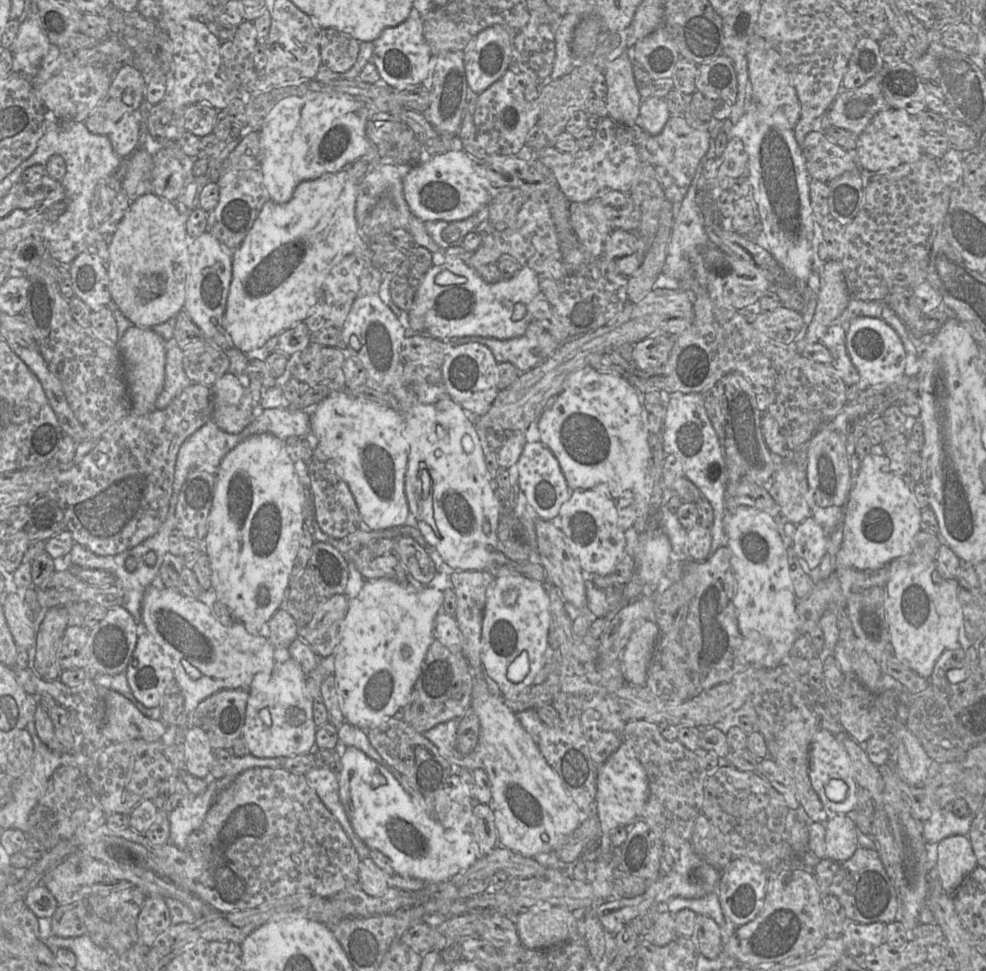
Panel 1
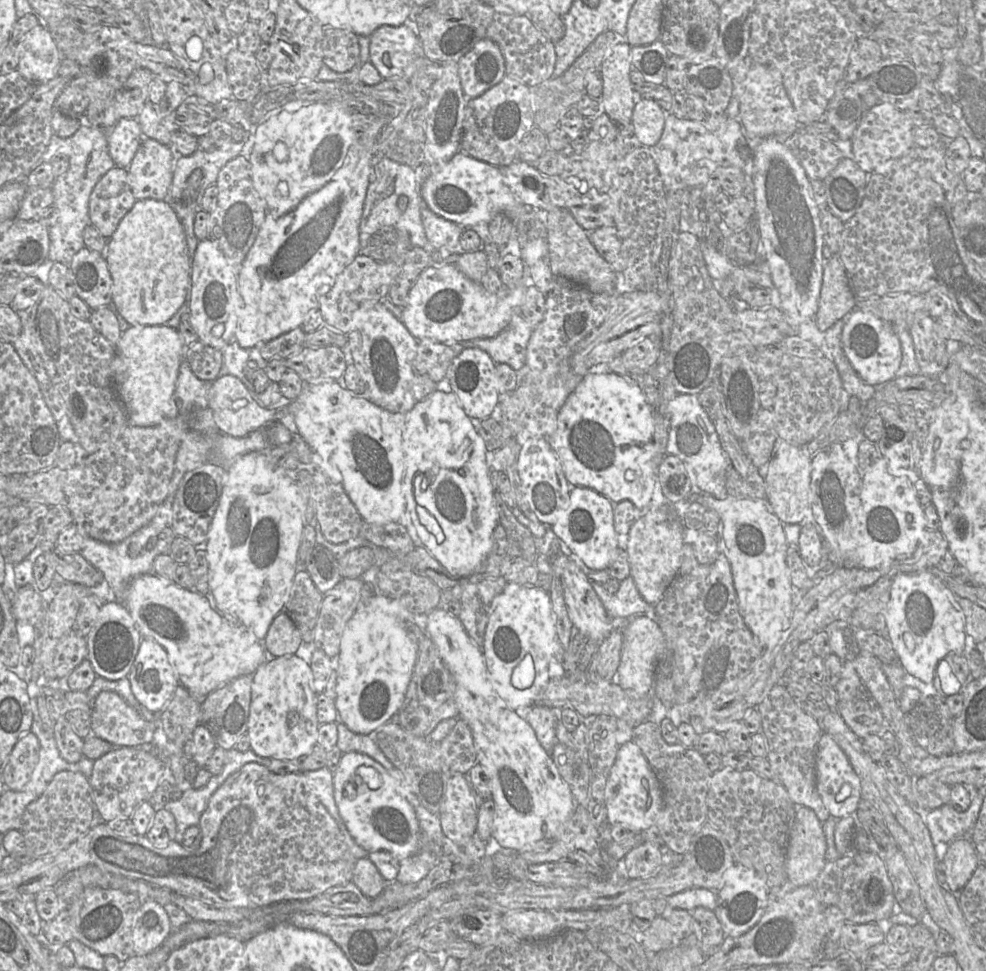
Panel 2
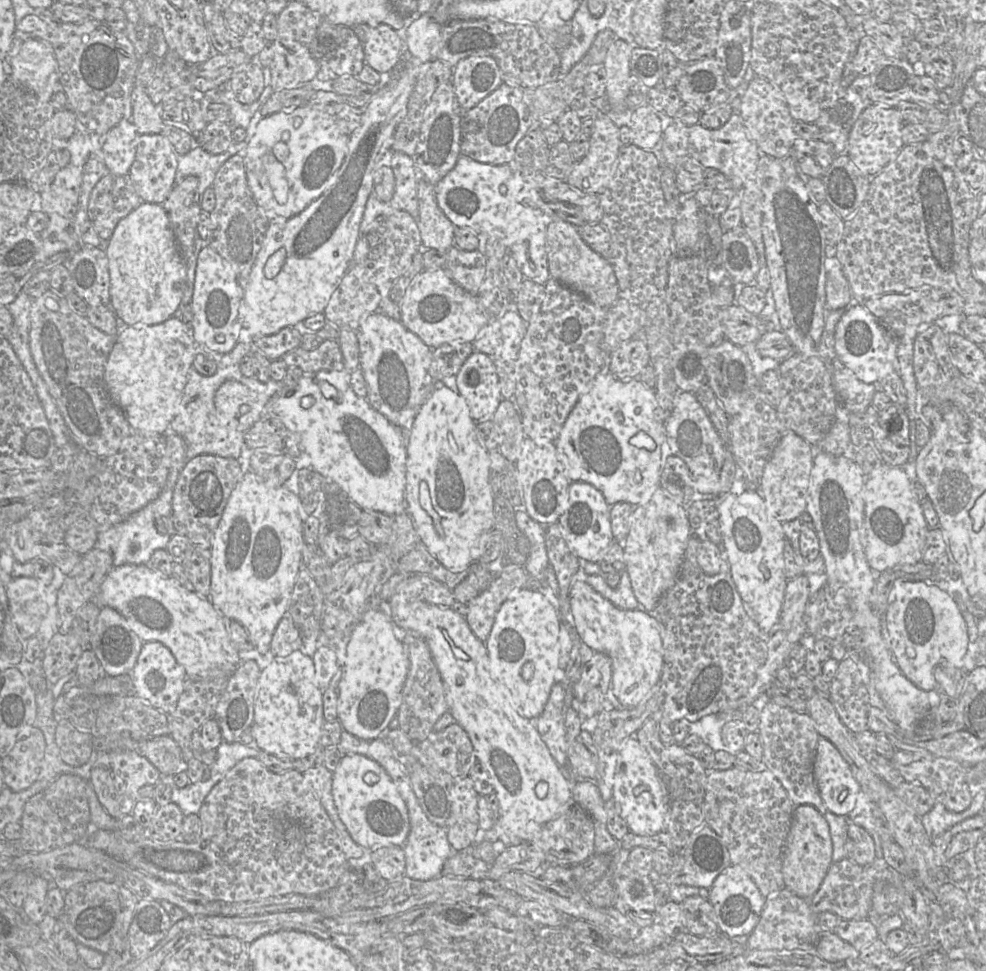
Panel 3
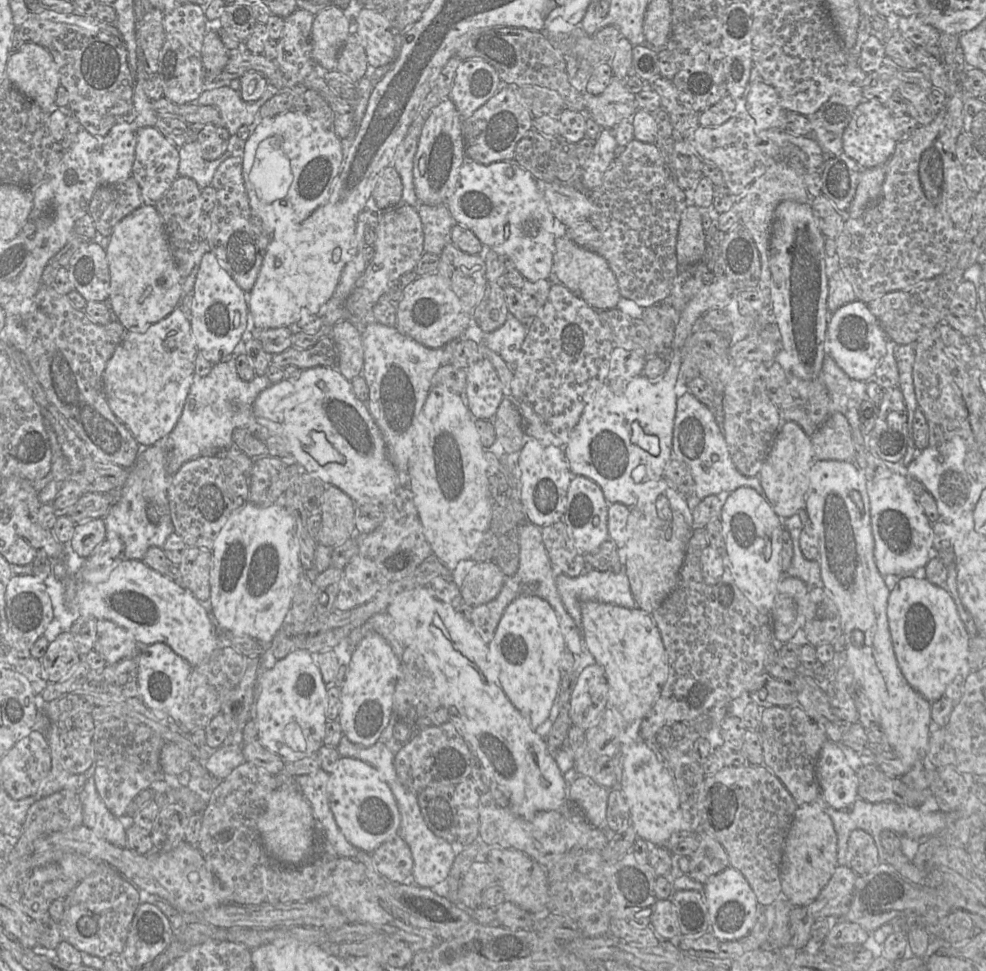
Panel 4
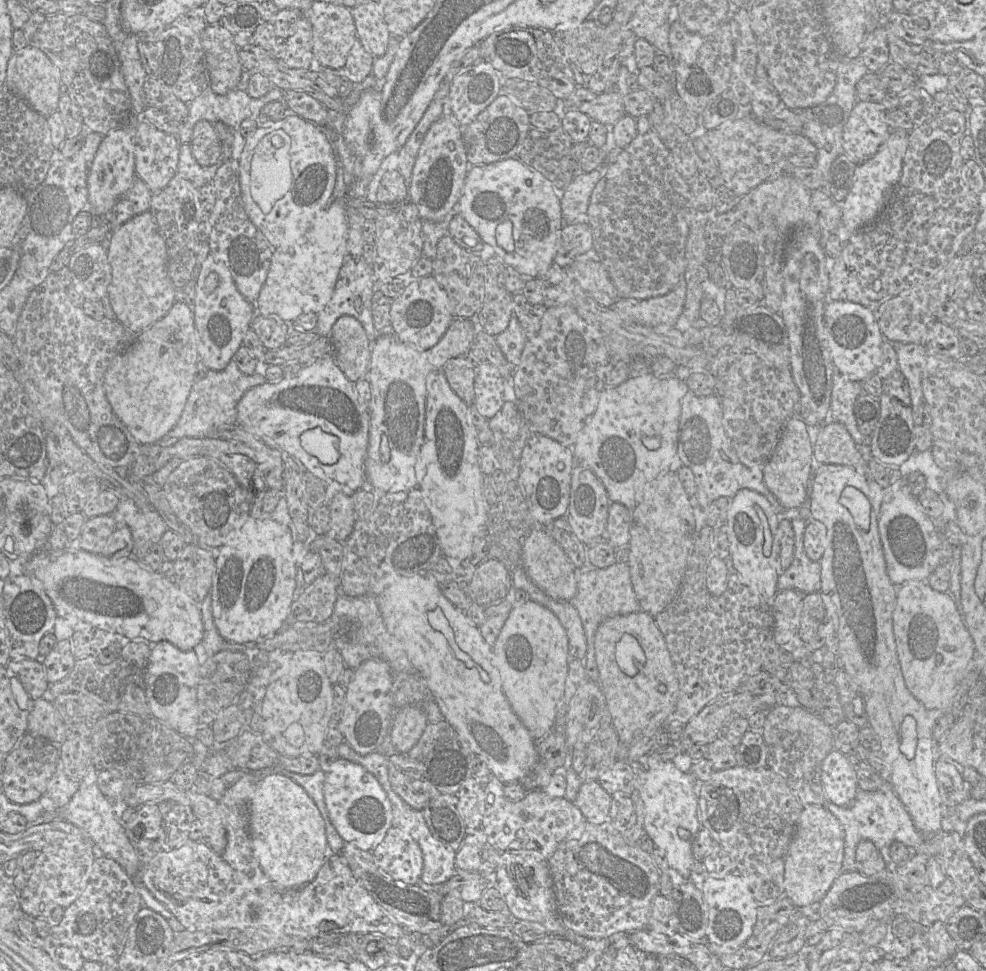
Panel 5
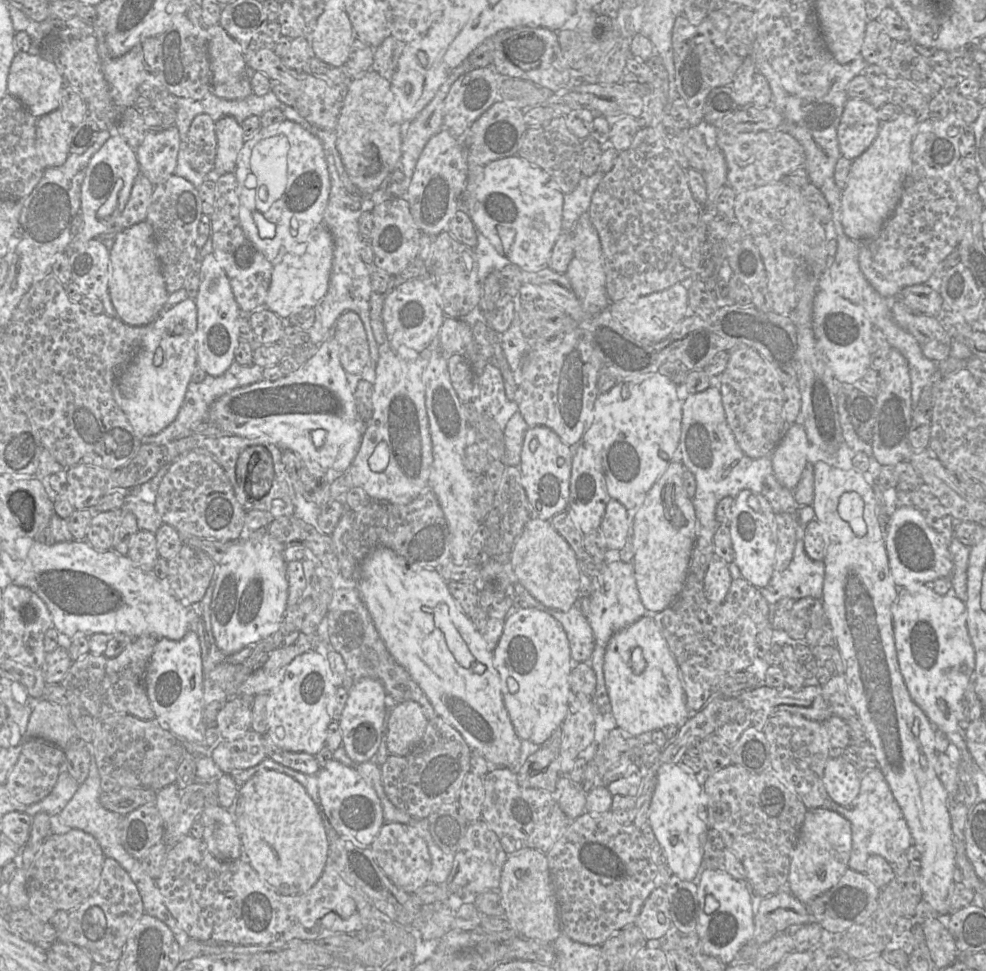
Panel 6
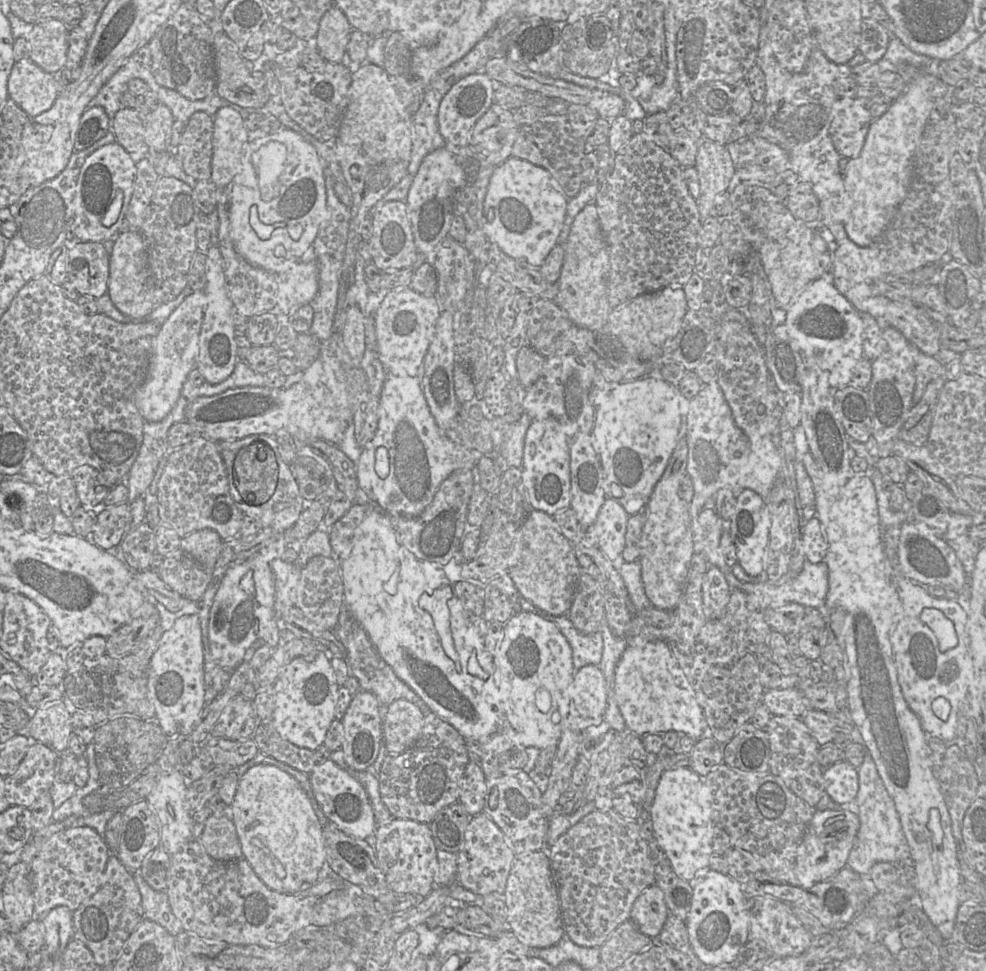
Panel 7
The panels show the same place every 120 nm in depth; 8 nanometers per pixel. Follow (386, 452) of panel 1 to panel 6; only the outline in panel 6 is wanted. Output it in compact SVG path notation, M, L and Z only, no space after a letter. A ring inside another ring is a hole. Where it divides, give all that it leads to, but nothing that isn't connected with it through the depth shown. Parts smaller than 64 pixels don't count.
M331 336L320 344L317 352L297 371L276 381L262 379L221 396L211 405L207 420L227 434L262 438L281 449L291 450L301 457L309 470L334 470L344 473L352 464L358 451L365 425L357 412L346 374L339 360L336 340ZM317 431L323 434L320 445L314 441L314 433Z

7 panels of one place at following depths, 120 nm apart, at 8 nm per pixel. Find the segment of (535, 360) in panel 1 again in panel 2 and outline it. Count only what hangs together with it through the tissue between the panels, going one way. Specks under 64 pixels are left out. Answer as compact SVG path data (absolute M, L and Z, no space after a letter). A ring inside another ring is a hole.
M514 313L508 326L492 338L482 338L461 342L464 348L480 348L486 351L493 361L508 364L516 372L526 363L526 353L533 327L522 317Z

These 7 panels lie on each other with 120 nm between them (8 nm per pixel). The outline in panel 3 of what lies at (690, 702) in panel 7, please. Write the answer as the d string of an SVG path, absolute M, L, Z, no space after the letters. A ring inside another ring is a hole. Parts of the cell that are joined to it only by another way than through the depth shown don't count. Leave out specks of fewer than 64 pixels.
M581 579L572 583L568 598L575 637L593 651L604 653L611 659L611 691L620 706L637 706L660 680L663 642L658 622L647 611L616 607Z

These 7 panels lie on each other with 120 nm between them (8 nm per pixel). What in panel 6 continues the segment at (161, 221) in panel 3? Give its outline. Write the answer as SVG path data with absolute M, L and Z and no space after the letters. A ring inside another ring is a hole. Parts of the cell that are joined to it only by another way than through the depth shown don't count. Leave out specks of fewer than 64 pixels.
M146 220L115 237L110 250L109 295L118 318L131 326L148 326L163 311L169 293L156 254L154 232Z

